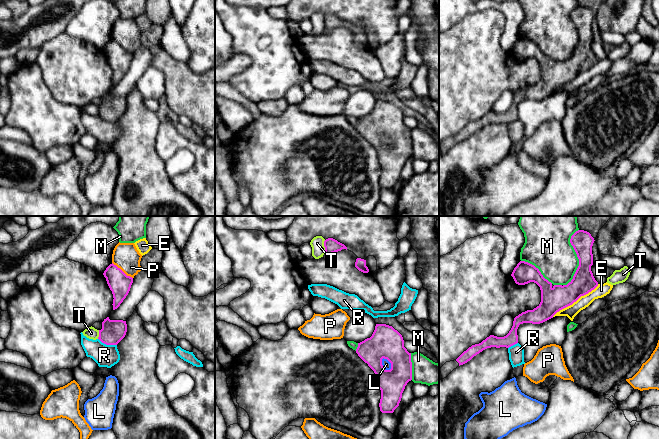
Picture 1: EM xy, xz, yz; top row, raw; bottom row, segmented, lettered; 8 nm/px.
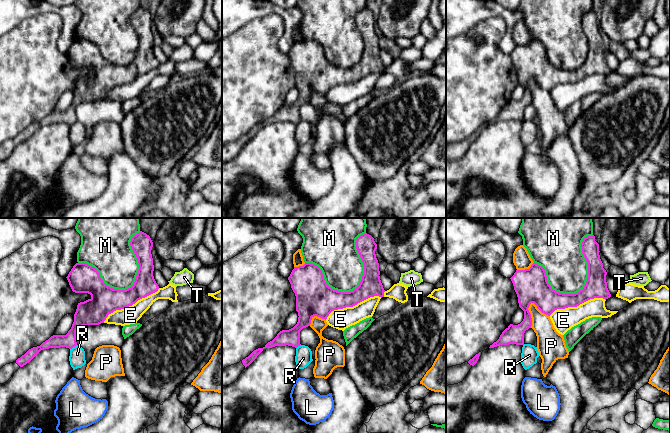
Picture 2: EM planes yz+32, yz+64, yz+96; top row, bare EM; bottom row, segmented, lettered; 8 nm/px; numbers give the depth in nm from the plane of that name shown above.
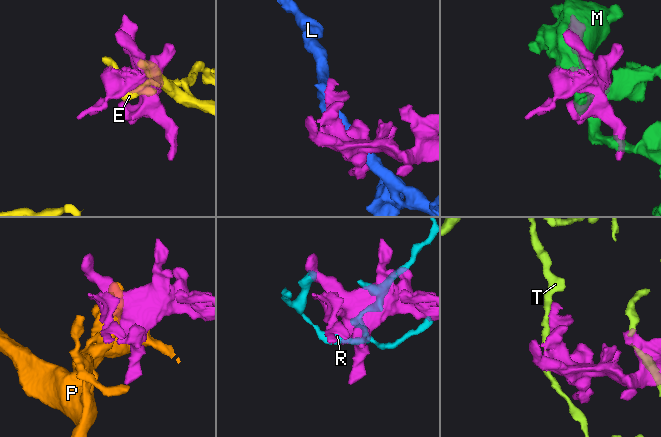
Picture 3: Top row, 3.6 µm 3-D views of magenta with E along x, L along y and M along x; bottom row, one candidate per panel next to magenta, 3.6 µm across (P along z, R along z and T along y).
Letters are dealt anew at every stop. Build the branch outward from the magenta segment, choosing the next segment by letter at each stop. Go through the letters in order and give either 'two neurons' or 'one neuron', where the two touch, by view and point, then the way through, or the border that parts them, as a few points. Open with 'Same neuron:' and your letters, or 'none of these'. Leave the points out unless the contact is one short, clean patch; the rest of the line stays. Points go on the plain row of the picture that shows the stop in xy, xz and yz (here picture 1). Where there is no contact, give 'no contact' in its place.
Same neuron: none of these
E: two neurons; meets magenta in yz at (575, 77)
L: two neurons; meets magenta in xz at (390, 138)
M: two neurons; meets magenta in yz at (578, 34)
P: two neurons; meets magenta in xy at (121, 46)
R: two neurons; meets magenta in xy at (107, 120); border along xy (98, 114), (106, 120), (116, 121)
T: two neurons; meets magenta in xz at (324, 22)

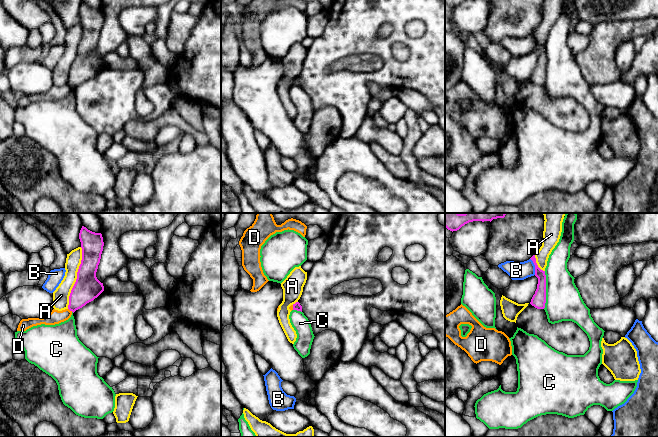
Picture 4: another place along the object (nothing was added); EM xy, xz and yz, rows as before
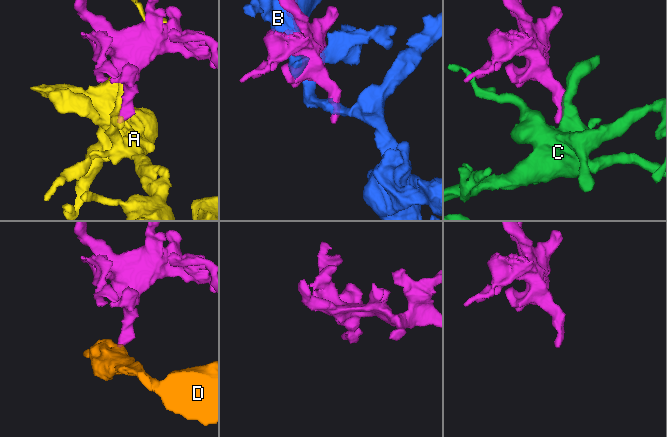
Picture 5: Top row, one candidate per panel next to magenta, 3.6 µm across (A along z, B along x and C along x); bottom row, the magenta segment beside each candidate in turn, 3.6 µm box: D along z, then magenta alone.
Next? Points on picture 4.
Same neuron: none of these
A: two neurons; meets magenta in xy at (77, 54)
B: two neurons; meets magenta in yz at (535, 42)
C: two neurons; meets magenta in yz at (545, 66)
D: two neurons; meets magenta in xy at (70, 86); border along xy (68, 84), (72, 87)

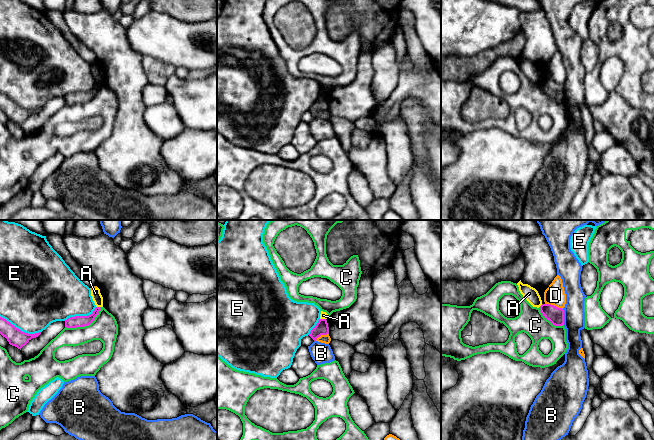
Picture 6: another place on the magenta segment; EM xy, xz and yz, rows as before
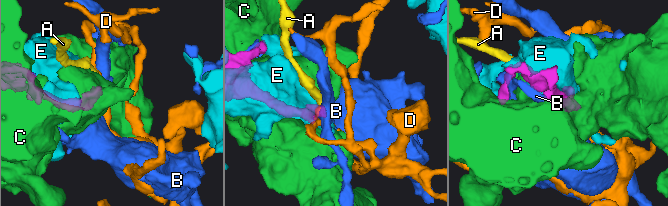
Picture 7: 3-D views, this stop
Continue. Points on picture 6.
Same neuron: none of these
A: two neurons; meets magenta in xy at (98, 83); border along xy (96, 82), (100, 83)
B: two neurons; meets magenta in yz at (563, 93)
C: two neurons; meets magenta in xy at (85, 101)
D: two neurons; meets magenta in yz at (553, 81); border along yz (545, 79), (550, 79), (562, 85)
E: two neurons; meets magenta in xy at (19, 105)

